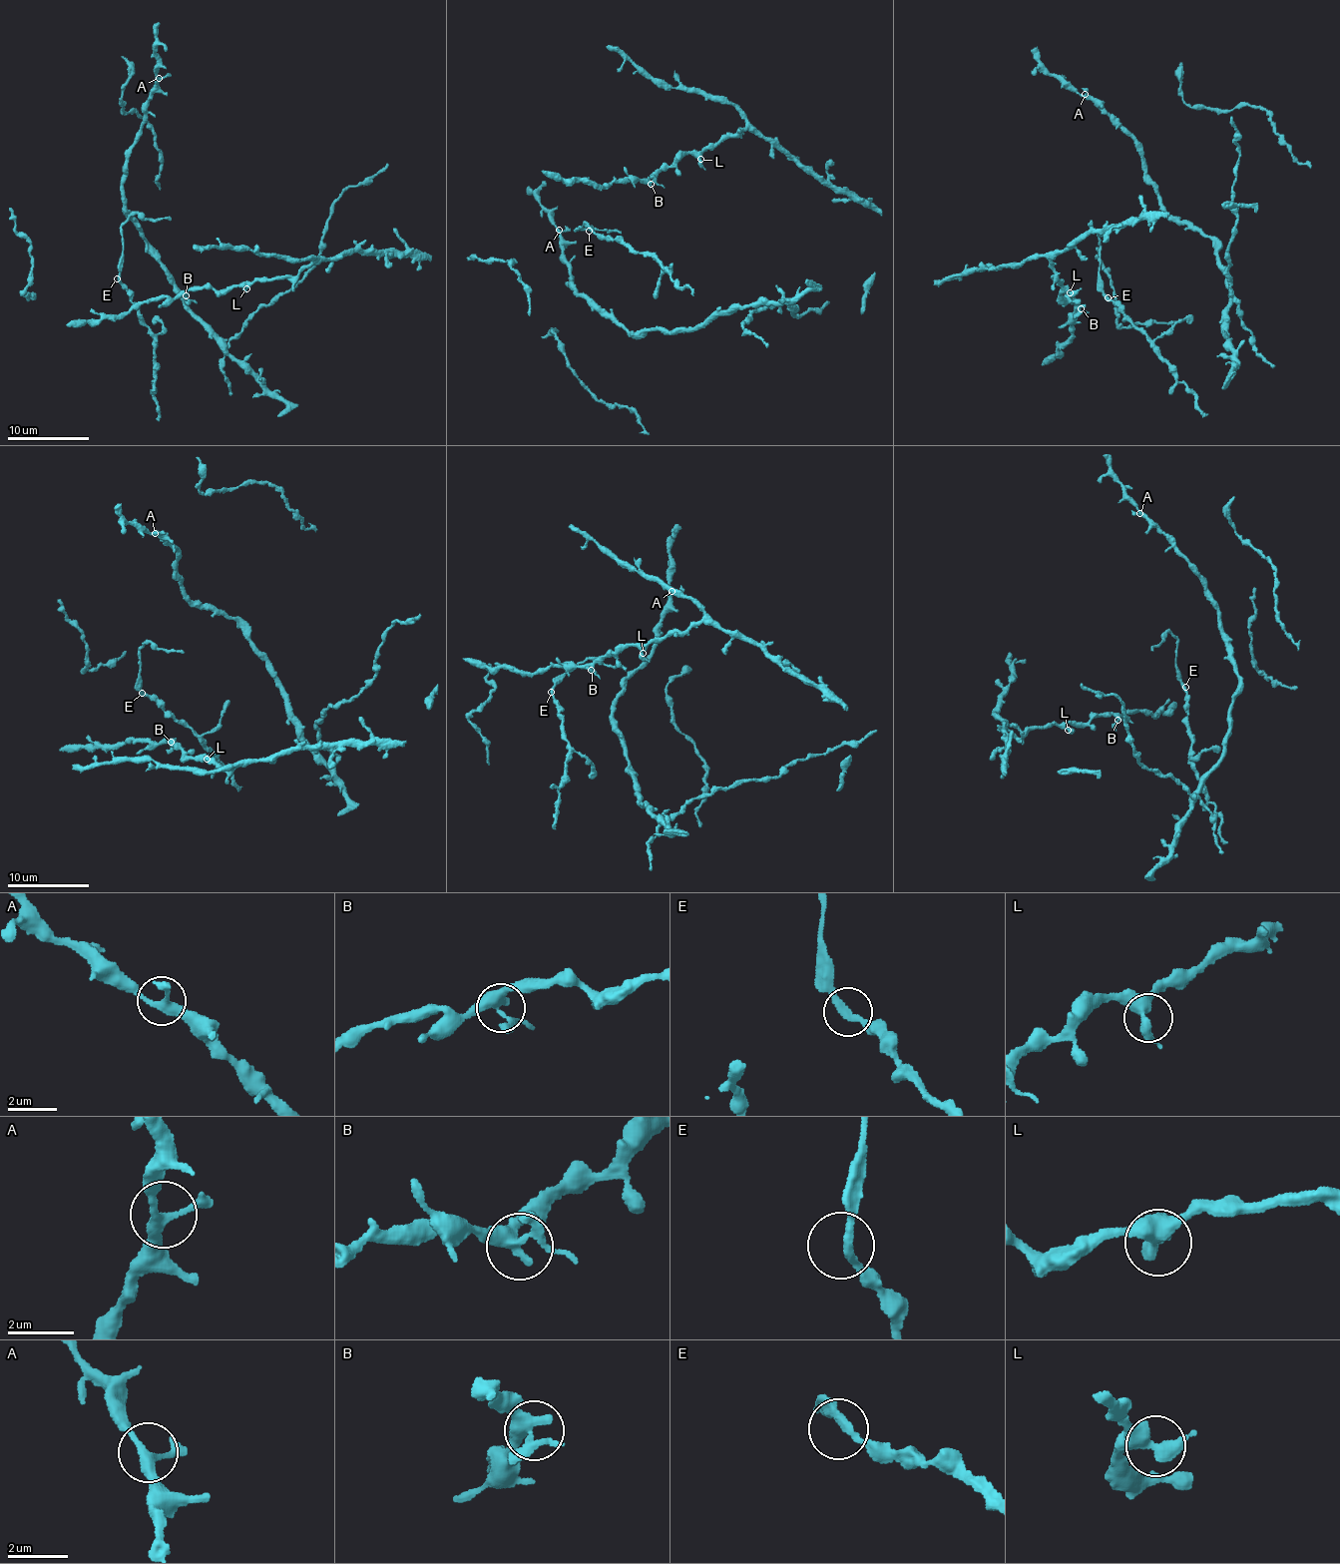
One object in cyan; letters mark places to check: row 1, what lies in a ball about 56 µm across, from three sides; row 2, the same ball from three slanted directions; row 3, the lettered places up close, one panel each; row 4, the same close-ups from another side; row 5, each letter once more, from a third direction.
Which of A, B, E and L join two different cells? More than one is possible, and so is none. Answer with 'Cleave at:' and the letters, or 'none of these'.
Cleave at: none of these

